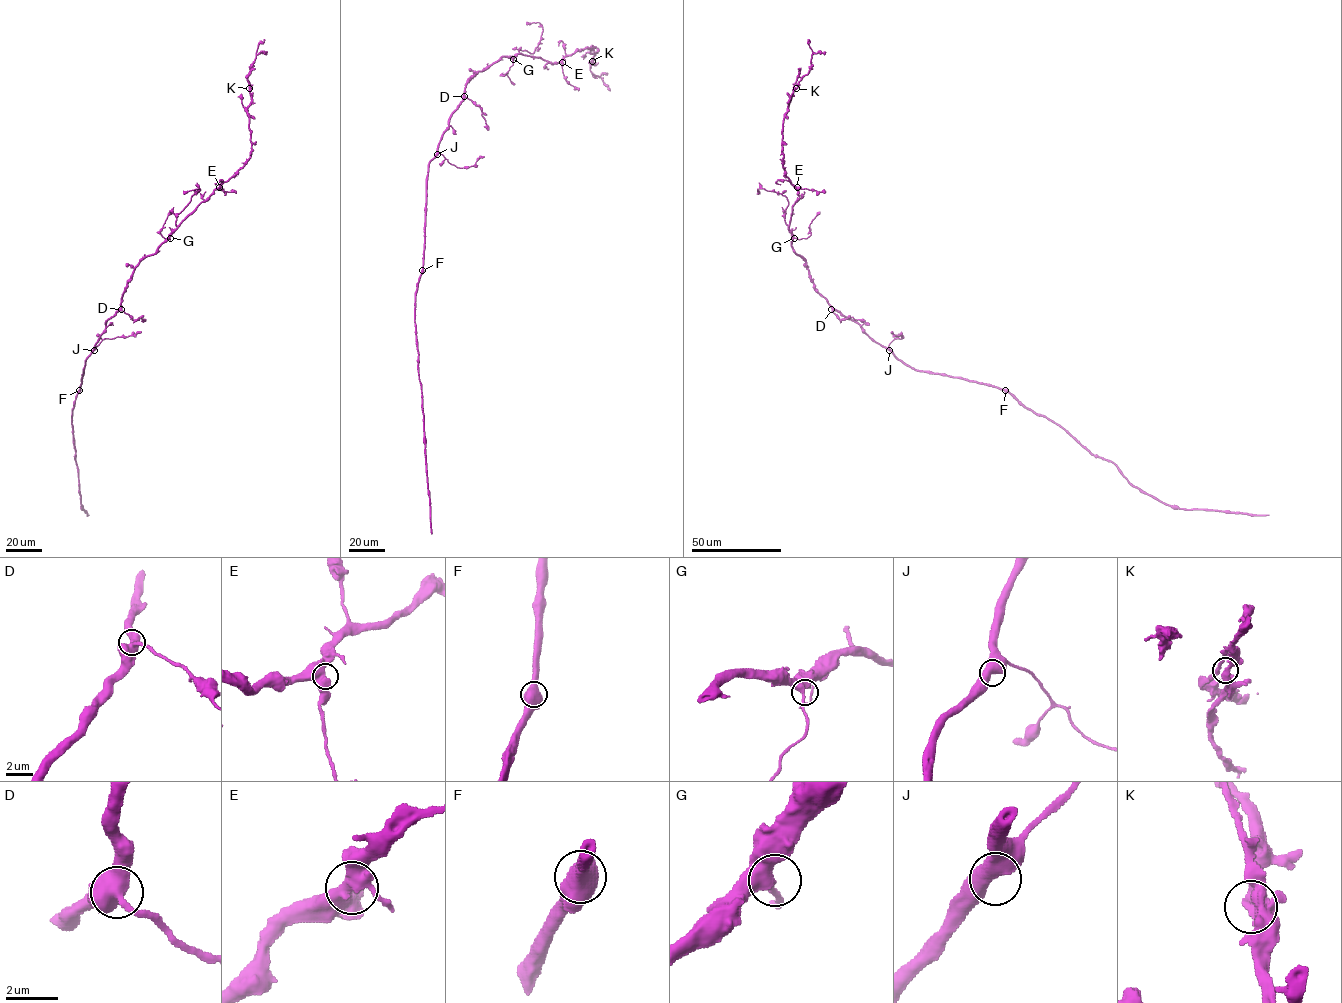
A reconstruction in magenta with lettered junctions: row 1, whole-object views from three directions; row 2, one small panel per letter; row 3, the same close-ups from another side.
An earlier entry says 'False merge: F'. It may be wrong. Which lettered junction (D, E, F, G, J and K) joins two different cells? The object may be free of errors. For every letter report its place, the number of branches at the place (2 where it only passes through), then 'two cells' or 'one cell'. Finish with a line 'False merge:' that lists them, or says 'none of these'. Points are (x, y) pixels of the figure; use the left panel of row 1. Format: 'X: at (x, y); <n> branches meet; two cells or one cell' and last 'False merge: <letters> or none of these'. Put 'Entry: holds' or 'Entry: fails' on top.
Entry: fails
D: at (121, 309); 2 branches meet; one cell
E: at (219, 187); 2 branches meet; one cell
F: at (79, 390); 2 branches meet; one cell
G: at (170, 238); 2 branches meet; one cell
J: at (94, 350); 2 branches meet; one cell
K: at (249, 88); 2 branches meet; one cell
False merge: none of these

